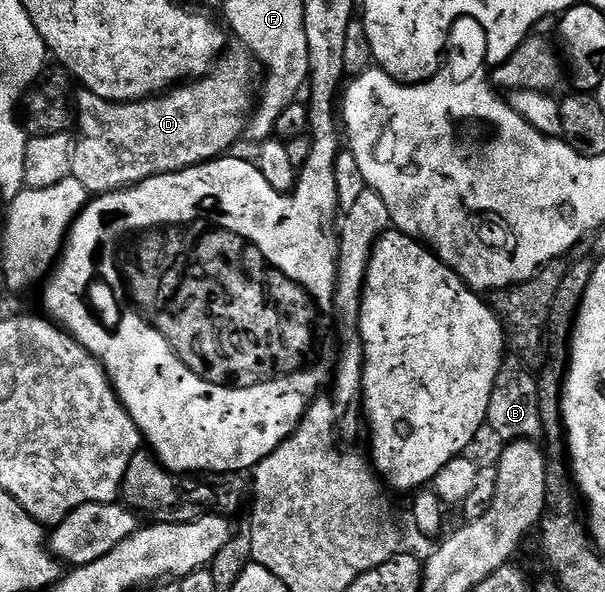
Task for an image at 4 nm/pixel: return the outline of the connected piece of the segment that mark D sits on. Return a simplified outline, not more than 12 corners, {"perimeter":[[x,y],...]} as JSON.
{"perimeter":[[254,58],[119,104],[74,96],[71,175],[89,194],[223,157]]}

